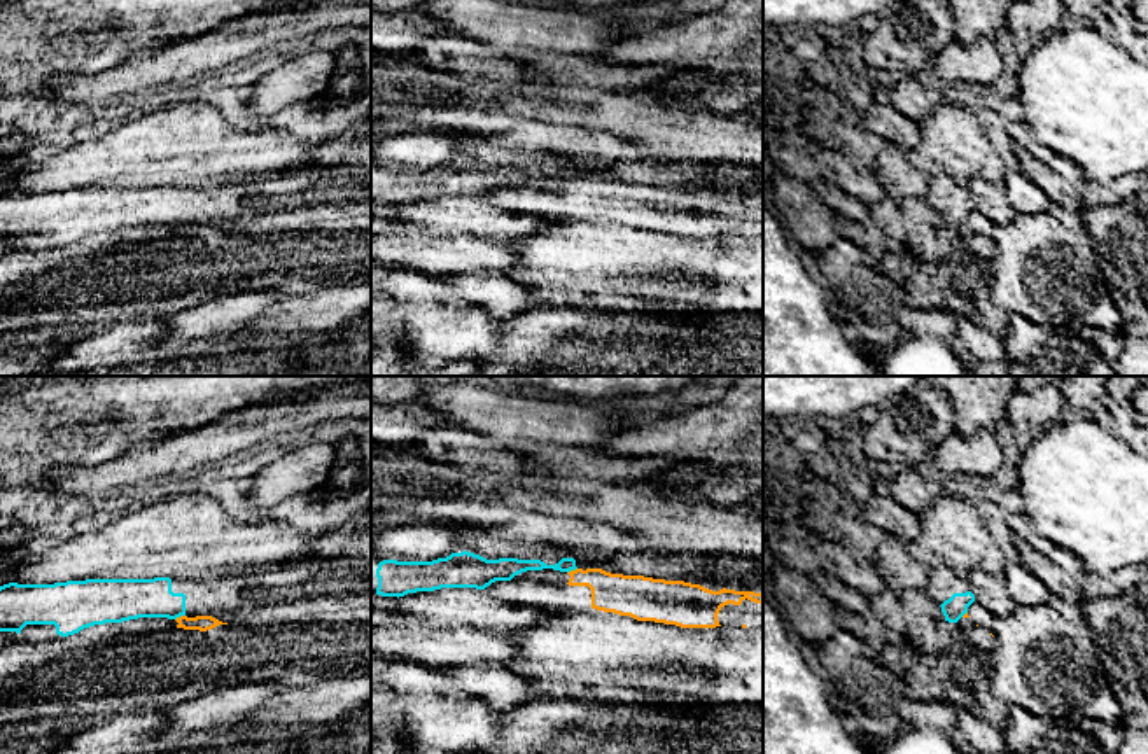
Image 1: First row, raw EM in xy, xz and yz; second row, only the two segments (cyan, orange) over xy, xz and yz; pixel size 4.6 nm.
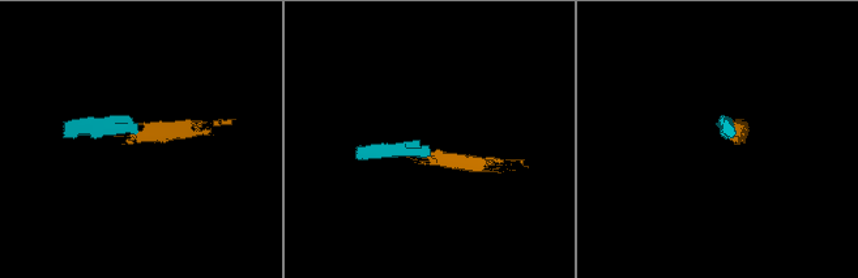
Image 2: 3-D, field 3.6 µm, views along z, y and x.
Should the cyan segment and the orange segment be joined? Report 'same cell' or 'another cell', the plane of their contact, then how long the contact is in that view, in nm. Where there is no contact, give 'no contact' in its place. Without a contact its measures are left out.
another cell; contact in xy; length 50 nm

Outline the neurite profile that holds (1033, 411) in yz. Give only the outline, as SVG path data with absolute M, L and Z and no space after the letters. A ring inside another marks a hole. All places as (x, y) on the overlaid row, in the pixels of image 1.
M1046 383L1032 392L1017 390L1006 402L1006 418L1020 439L1027 439L1046 427L1059 423L1068 401L1057 385Z

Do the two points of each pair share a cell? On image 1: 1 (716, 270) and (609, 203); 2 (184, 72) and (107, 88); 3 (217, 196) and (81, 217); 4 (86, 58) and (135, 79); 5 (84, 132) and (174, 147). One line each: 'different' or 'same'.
1: different
2: same
3: same
4: different
5: different

